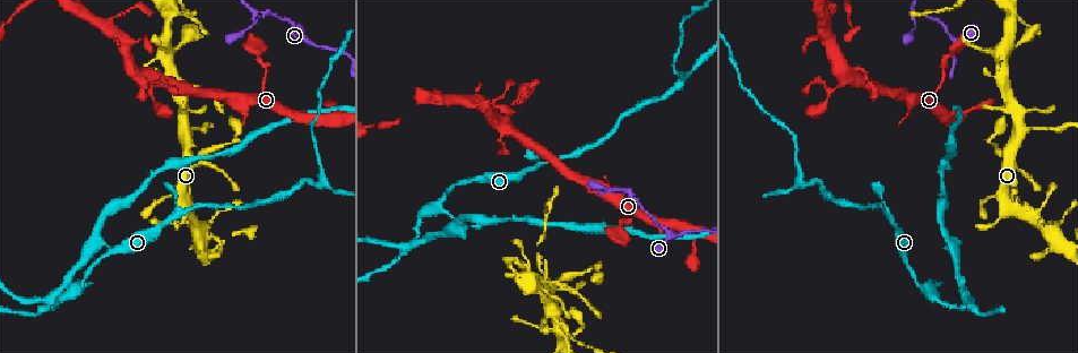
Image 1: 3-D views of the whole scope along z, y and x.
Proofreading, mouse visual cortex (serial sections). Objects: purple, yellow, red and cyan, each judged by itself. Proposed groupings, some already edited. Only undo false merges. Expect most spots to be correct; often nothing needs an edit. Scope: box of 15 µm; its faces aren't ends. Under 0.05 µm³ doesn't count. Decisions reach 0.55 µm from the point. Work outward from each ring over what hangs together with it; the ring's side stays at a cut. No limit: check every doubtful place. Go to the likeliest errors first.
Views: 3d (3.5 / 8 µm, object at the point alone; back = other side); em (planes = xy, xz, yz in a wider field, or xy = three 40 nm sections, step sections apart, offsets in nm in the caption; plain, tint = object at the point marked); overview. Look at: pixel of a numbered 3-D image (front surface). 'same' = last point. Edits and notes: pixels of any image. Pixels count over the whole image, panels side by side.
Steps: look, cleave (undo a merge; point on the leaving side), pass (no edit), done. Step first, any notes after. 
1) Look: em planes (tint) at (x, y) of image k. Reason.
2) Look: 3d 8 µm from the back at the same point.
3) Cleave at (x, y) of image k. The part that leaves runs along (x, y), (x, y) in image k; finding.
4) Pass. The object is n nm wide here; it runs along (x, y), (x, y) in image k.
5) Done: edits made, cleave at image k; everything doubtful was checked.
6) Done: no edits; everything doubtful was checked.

Look: 3d 3.5 µm at (52, 302) of image 1. Looks like a crossing.

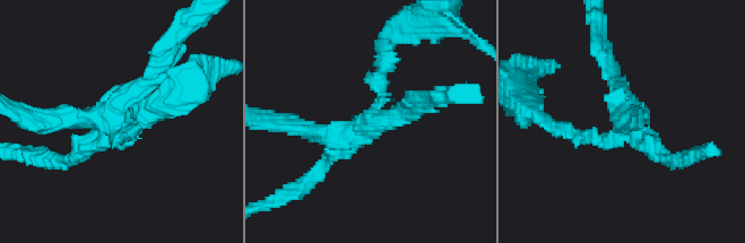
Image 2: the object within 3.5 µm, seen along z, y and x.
Cleave at (383, 120) of image 2. The arms are 200, 250, 250, 250 nm wide; the part that leaves runs along (364, 126), (409, 114), (430, 100) in image 2; two cells meet here.

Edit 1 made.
Look: 3d 3.5 µm at (617, 188) of image 1.

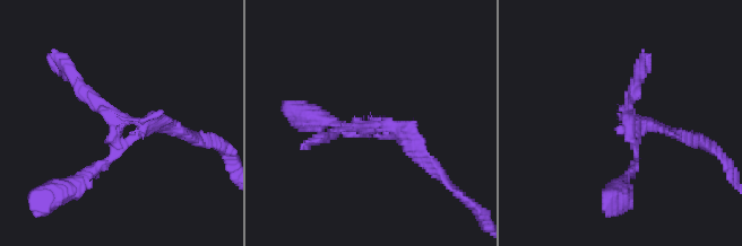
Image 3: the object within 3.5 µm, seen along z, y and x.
Look: em xy step 3 (tint) at (373, 125) of image 3. 3 arms meet here; the arms are 150, 150, 150 nm wide.

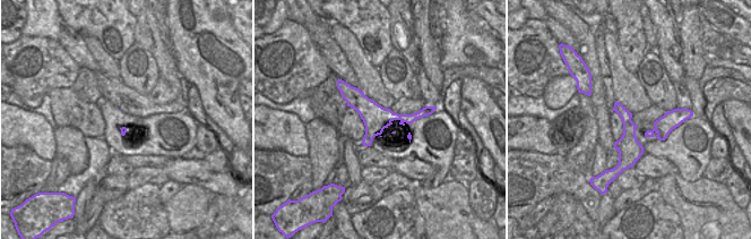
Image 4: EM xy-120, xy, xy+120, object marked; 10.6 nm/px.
Pass. Continuous, no second cell.

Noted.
Look: 3d 3.5 µm at (180, 214) of image 1. Branch point.

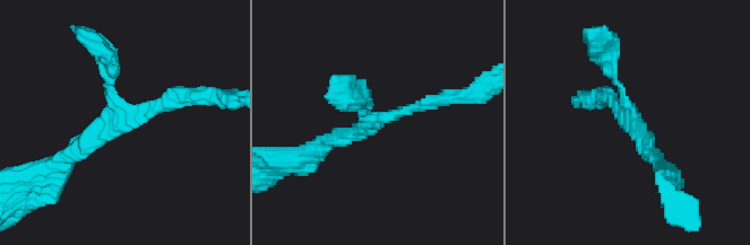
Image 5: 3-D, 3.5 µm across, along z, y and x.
Look: em planes (tint) at (373, 120) of image 5. 3 arms meet here; the arms are 150, 150, 250 nm wide.

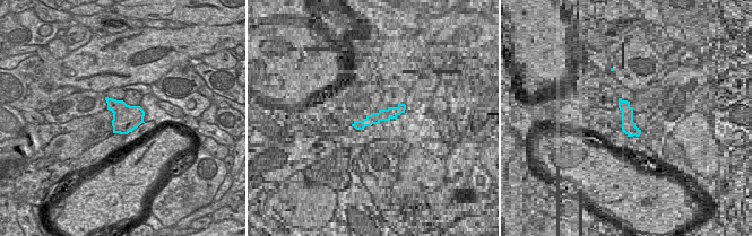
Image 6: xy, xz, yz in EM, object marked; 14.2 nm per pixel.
Pass. It runs along (65, 163), (92, 134), (182, 97) in image 5; all the same cell.

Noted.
Look: 3d 3.5 µm at (685, 75) of image 1. Two arms in line, one across.

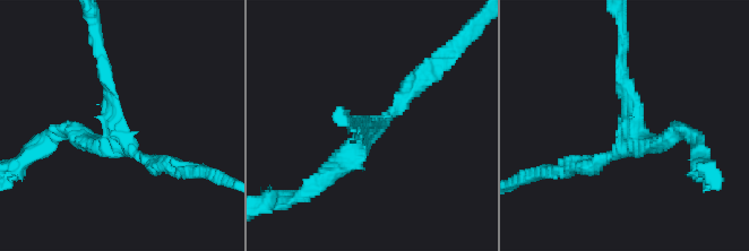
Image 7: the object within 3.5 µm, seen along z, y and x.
Look: em xy step 2 (plain) at (110, 132) of image 7. 3 arms meet here; the arms are 150, 200, 250 nm wide.

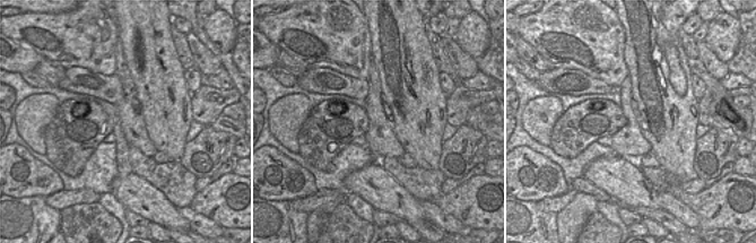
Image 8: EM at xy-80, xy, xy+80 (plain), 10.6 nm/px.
Look: em xy step 2 (tint) at the same point.

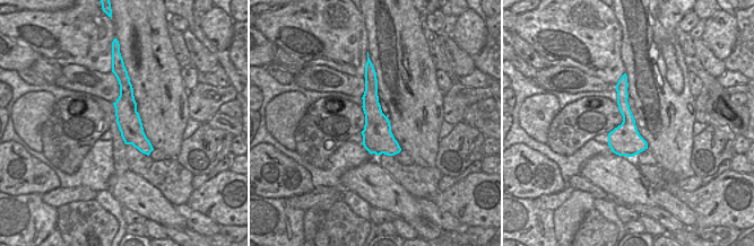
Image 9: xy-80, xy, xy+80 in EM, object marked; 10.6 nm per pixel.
Pass. It runs along (686, 133), (636, 137), (622, 60) in image 7; all the same cell.

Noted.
Look: 3d 3.5 µm at (828, 89) of image 1. Abrupt turn.

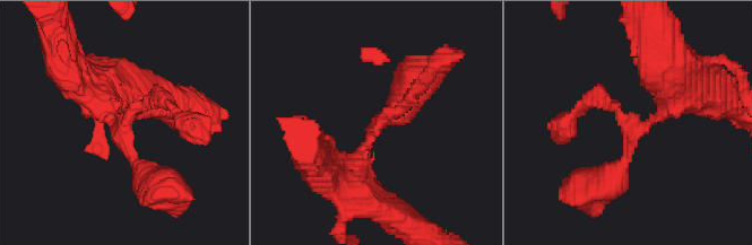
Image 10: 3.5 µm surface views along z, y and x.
Look: em planes (tint) at (371, 132) of image 10. 3 arms meet here; the arms are 150, 250, 400 nm wide; shape alone is not enough.

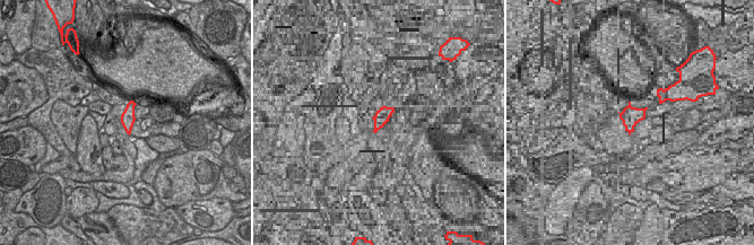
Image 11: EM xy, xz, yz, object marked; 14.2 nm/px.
Pass. It runs along (693, 95), (636, 125), (604, 185) in image 10; all the same cell.

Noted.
Done: edits made, cleave at image 2; everything doubtful was checked.

